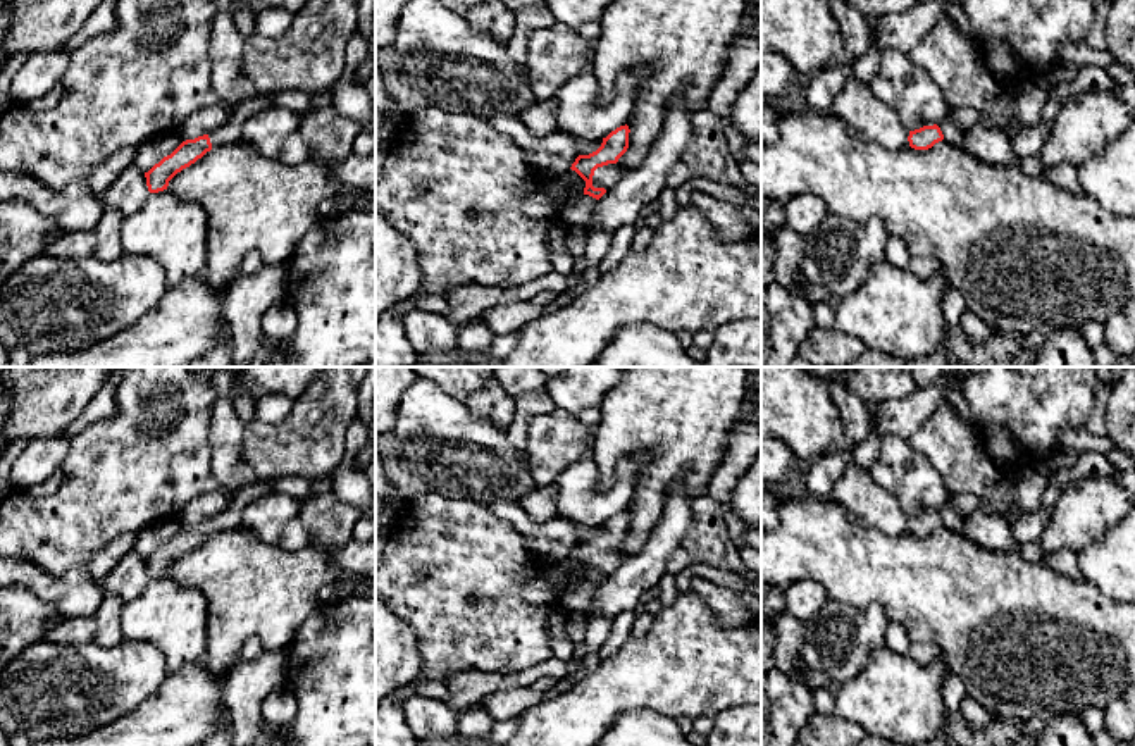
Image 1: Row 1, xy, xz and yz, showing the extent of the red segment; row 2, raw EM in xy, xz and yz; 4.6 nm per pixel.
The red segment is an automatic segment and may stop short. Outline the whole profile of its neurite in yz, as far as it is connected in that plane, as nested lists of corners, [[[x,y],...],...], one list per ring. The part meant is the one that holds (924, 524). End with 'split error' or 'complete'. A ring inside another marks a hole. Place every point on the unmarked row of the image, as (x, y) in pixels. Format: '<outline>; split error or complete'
[[[952,494],[939,510],[909,517],[908,522],[909,532],[915,536],[928,536],[942,525],[954,532],[963,532],[963,515],[954,507]]]; split error

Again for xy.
[[[257,481],[234,491],[229,505],[208,520],[183,527],[171,541],[164,543],[148,558],[145,558],[150,579],[167,575],[169,567],[183,555],[195,550],[212,534],[236,529],[241,524],[245,508],[257,498],[270,493],[270,482]]]; split error

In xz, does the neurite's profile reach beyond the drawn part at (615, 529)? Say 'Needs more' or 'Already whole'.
Needs more

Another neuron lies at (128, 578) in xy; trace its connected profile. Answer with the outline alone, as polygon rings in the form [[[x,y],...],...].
[[[131,550],[109,572],[103,589],[117,594],[124,603],[136,600],[150,582],[145,558]]]

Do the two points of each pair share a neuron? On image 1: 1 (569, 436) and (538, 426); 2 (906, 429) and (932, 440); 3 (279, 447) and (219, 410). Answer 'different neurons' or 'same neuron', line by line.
1: same neuron
2: different neurons
3: different neurons

